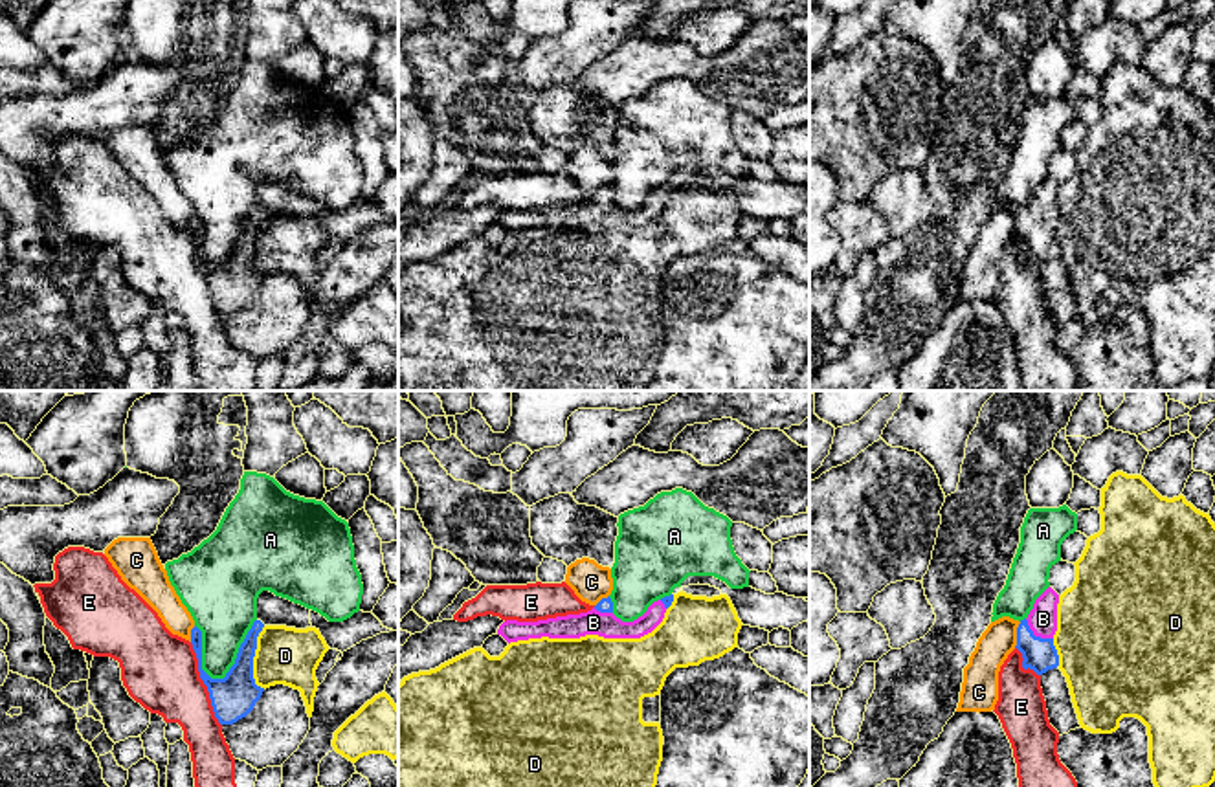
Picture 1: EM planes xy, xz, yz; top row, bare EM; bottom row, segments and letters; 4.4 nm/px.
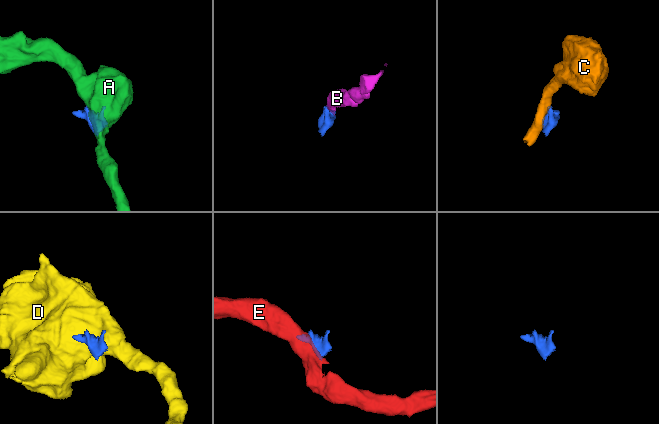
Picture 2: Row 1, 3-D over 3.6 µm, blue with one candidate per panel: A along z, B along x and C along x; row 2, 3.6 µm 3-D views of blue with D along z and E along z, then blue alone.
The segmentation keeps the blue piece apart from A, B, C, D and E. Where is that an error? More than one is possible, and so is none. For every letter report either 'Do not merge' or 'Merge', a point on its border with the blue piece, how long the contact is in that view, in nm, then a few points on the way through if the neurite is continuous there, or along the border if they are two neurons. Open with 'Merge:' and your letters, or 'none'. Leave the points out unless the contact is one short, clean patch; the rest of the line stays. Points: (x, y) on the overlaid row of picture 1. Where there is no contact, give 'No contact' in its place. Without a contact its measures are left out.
Merge: B
A: Do not merge. Touches blue at xy (237, 653). Shared border 340 nm
B: Merge. Touches blue at yz (1034, 635). Shared border 160 nm
C: Do not merge. Touches blue at yz (1017, 635). Shared border 120 nm. Boundary: yz (1021, 622), (1014, 646)
D: Do not merge. Touches blue at xy (254, 655). Shared border 280 nm
E: Do not merge. Touches blue at xy (204, 683). Shared border 400 nm

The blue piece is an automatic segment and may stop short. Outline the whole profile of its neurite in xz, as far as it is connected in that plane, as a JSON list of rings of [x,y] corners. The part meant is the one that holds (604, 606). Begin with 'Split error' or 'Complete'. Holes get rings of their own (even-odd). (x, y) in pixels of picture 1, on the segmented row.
Split error. [[[674,594],[653,602],[648,611],[633,622],[622,622],[613,615],[611,598],[602,598],[591,611],[580,615],[556,616],[538,622],[507,620],[499,626],[501,635],[508,644],[529,638],[580,638],[598,635],[604,638],[641,638],[652,633],[664,618],[672,605]]]

